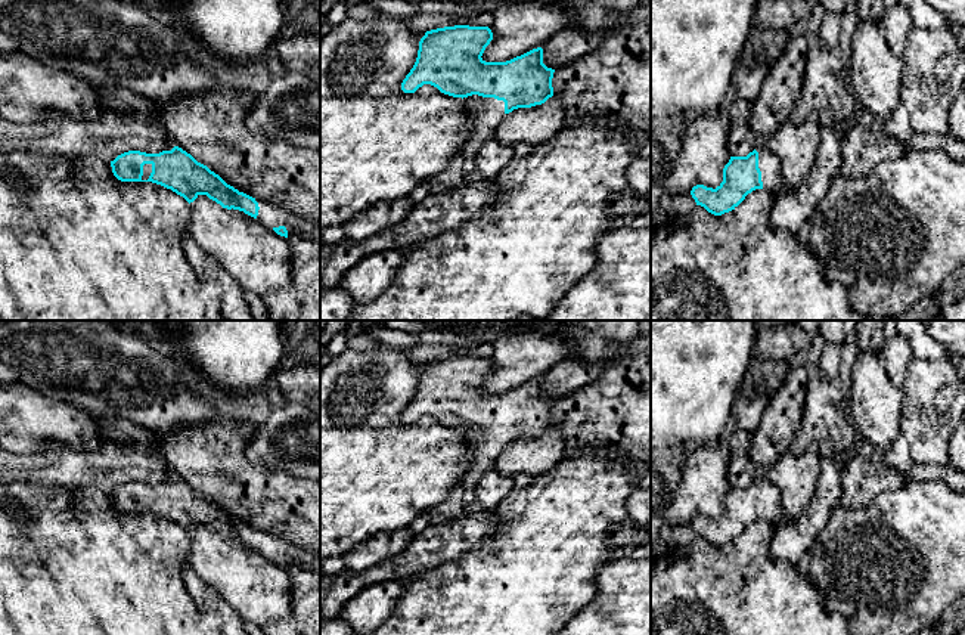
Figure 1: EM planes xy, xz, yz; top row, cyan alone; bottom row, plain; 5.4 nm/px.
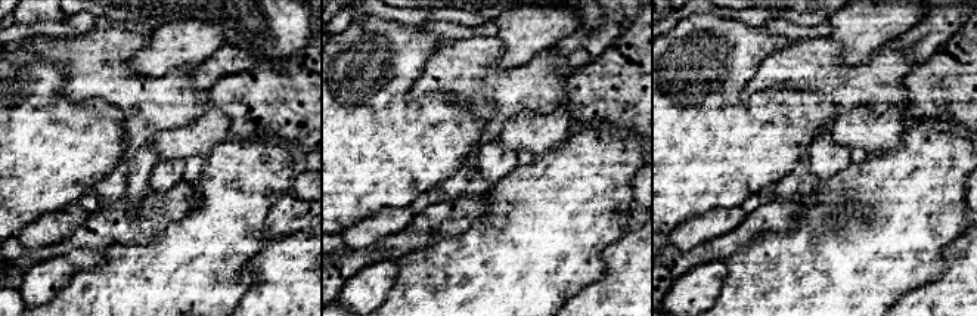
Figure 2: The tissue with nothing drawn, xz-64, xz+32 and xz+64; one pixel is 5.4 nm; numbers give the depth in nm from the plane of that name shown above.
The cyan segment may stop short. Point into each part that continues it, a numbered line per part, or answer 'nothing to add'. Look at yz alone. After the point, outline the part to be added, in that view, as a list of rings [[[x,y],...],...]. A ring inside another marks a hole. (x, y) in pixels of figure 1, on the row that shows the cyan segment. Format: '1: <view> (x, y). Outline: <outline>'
1: yz (769, 164). Outline: [[[757,145],[755,151],[758,152],[763,189],[778,190],[782,185],[782,170],[778,157],[766,145]]]

